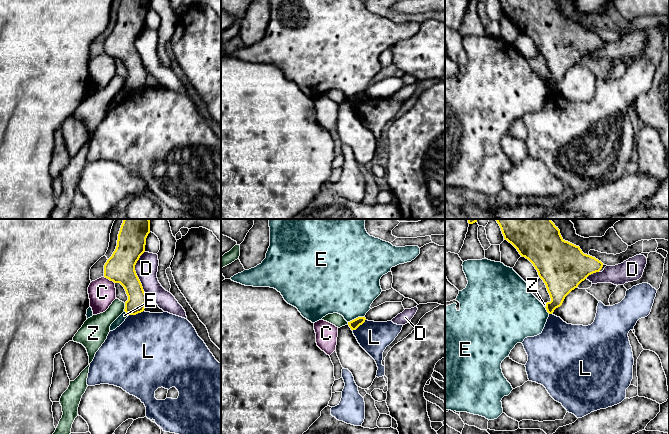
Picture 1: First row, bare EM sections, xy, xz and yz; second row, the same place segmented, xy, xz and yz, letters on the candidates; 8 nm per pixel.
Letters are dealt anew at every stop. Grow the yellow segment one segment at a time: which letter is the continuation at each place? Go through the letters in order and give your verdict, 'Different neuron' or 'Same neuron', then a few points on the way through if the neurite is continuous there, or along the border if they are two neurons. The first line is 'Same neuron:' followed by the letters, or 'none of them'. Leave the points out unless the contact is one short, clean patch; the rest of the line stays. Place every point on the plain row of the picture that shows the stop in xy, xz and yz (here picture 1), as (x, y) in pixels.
Same neuron: none of them
C: Different neuron. Boundary: xy (103, 52), (114, 59)
D: Different neuron
E: Different neuron
L: Different neuron. Boundary: xy (143, 86), (129, 91)
Z: Different neuron. Boundary: xy (125, 79), (123, 86)

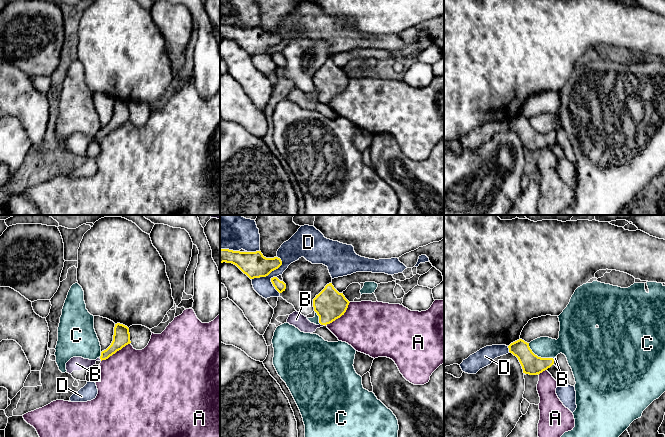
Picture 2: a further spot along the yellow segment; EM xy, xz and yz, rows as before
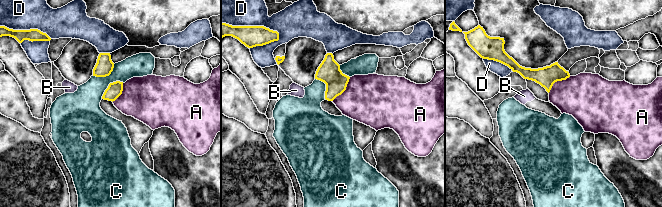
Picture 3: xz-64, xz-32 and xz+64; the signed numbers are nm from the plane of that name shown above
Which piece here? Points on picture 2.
Same neuron: none of them
A: Different neuron
B: Different neuron. Boundary: xz (320, 99), (323, 101)
C: Different neuron
D: Different neuron

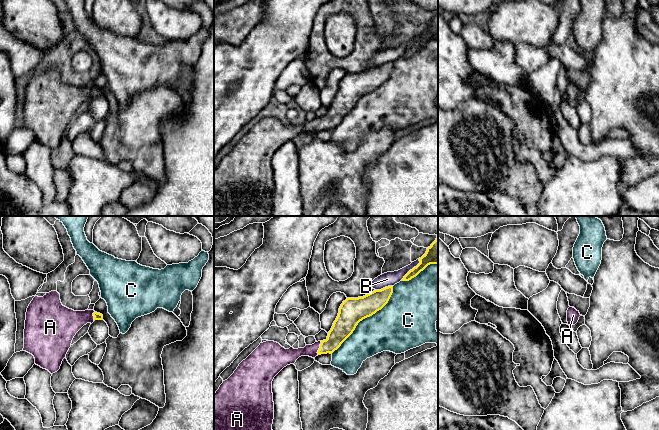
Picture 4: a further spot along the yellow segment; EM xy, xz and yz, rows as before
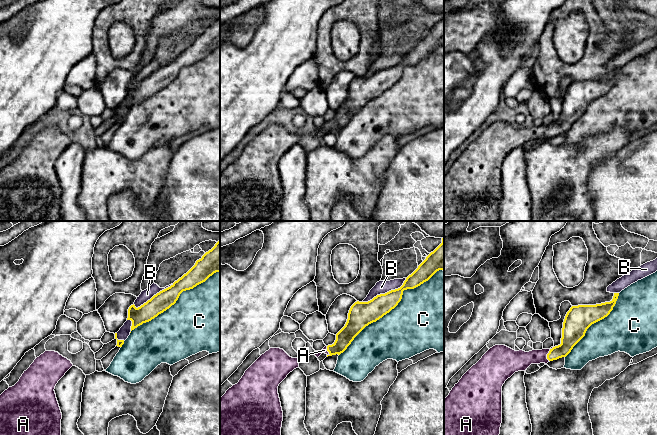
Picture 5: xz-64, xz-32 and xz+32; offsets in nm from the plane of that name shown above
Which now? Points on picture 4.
Same neuron: A
A: Same neuron. Path across: xz (342, 104), (324, 123), (319, 124), (300, 127), (289, 132)
B: Different neuron
C: Different neuron

